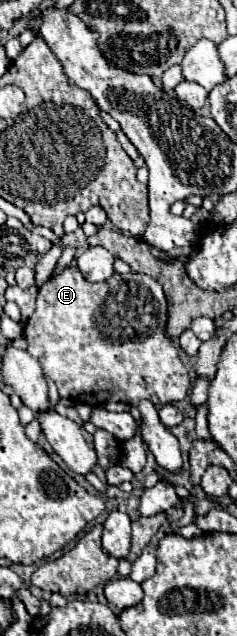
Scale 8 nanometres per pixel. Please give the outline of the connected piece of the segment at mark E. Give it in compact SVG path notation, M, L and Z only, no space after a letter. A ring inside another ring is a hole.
M68 266L60 272L54 272L52 278L38 290L38 298L36 298L36 310L34 314L28 318L26 322L26 330L24 336L28 340L28 352L42 364L44 376L54 380L58 386L58 392L62 398L68 398L76 404L88 404L88 406L104 406L108 402L124 402L128 406L138 406L140 400L150 400L154 402L154 406L162 406L162 404L170 404L170 402L178 402L184 400L190 388L190 378L188 378L188 370L184 368L178 348L172 344L172 340L166 336L166 322L168 322L168 304L166 304L166 296L162 286L146 276L146 274L136 274L136 272L128 272L128 274L114 274L110 280L106 282L86 282L84 276L78 272L76 266Z

